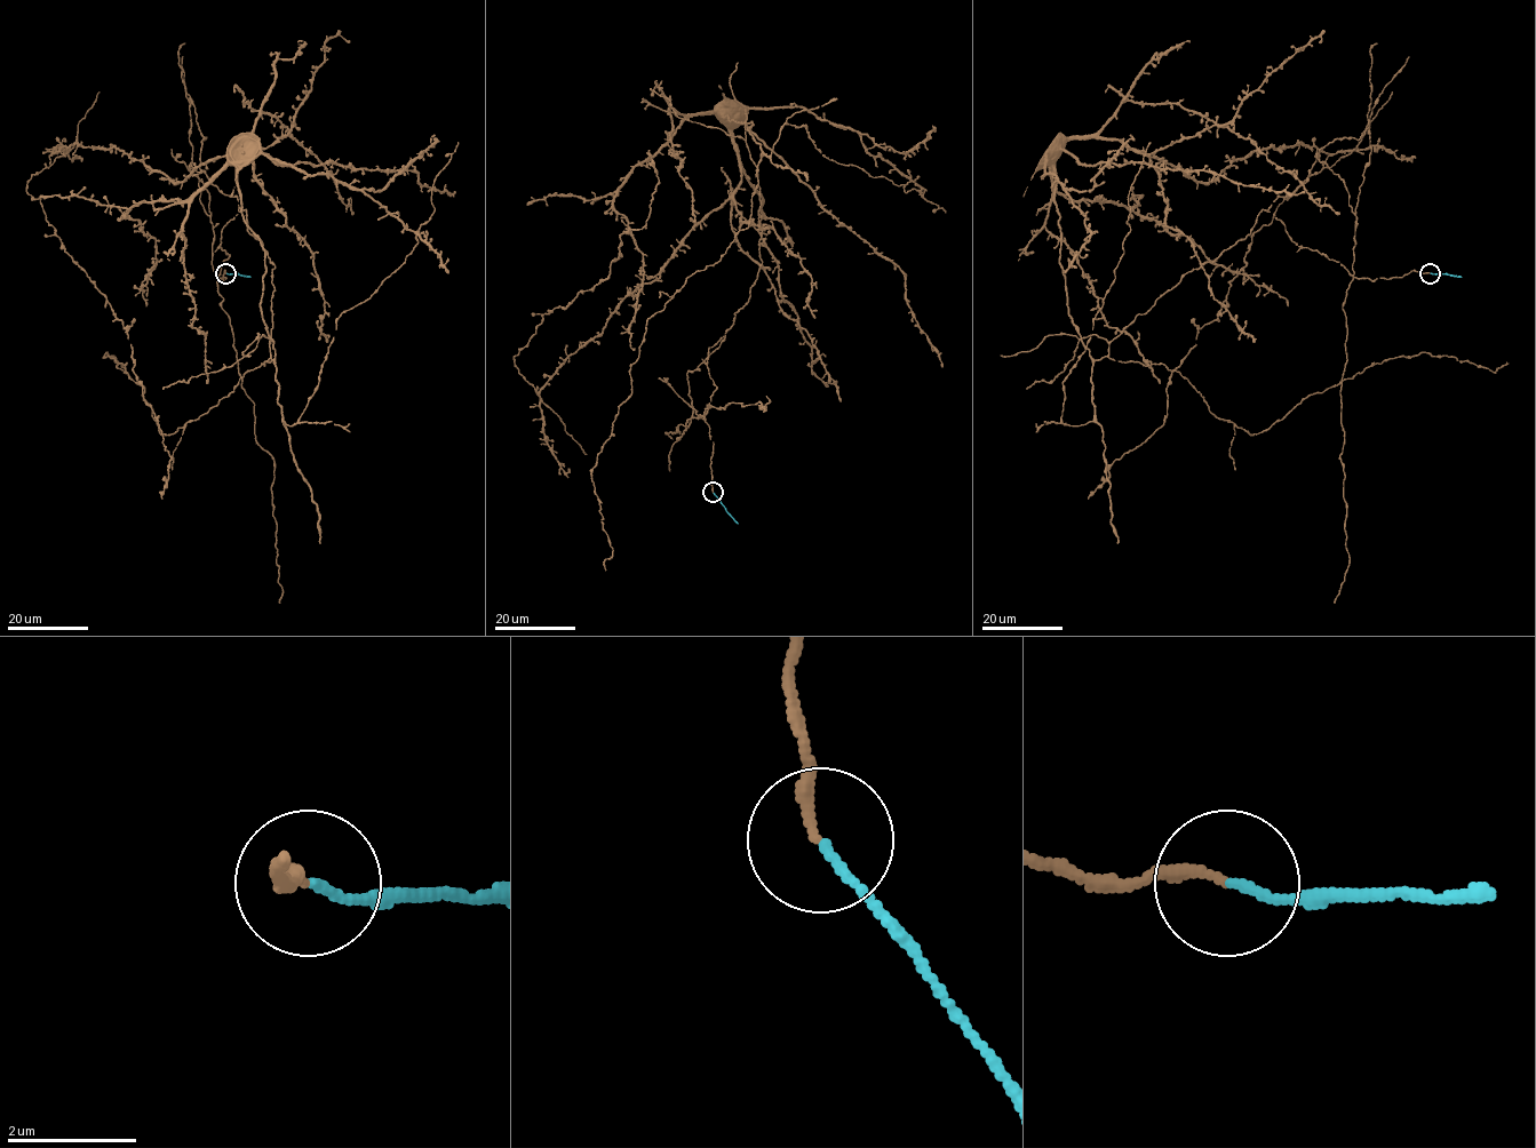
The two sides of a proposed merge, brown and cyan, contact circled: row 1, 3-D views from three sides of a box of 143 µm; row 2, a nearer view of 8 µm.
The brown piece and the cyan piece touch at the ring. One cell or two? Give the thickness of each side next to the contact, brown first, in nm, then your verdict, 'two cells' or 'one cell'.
calibres 170 and 120 nm; one cell

